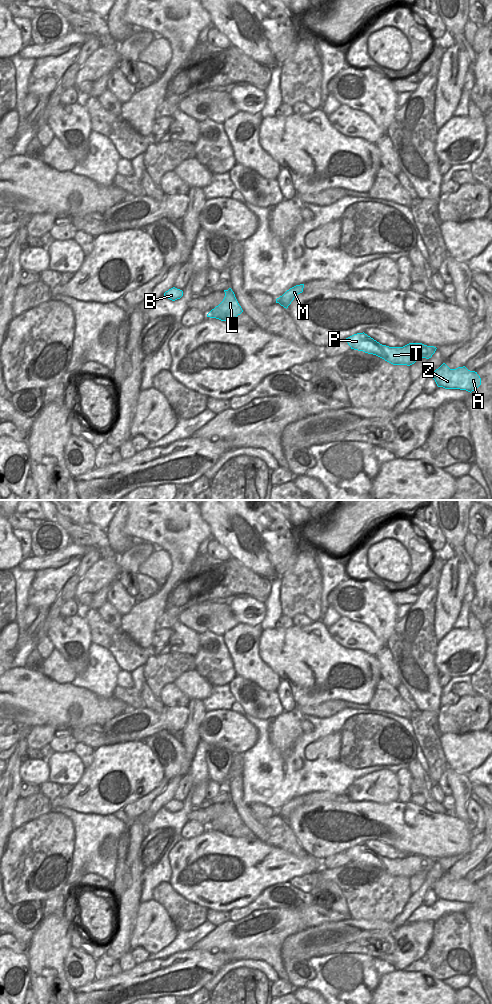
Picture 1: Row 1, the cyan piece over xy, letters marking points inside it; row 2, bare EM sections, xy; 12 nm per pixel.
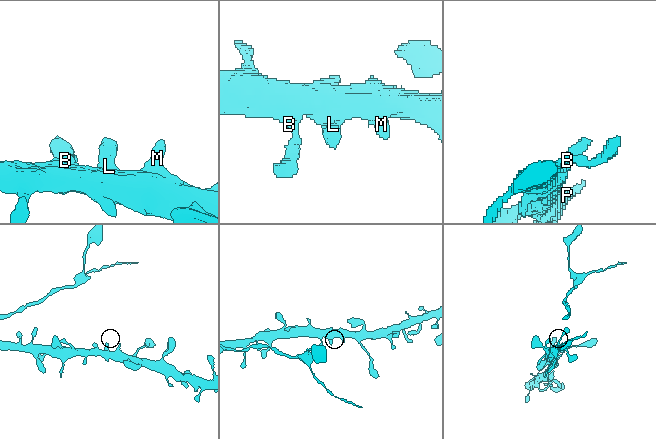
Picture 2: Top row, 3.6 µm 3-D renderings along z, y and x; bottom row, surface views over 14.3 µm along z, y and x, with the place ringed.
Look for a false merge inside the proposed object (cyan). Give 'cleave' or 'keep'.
keep

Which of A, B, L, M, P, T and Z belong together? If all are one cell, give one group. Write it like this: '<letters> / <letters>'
A B L M P T Z

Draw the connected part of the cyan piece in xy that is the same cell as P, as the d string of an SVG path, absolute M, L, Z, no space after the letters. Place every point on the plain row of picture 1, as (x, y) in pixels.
M364 844L354 846L346 850L345 853L351 861L376 867L393 877L410 878L422 870L431 870L437 861L422 855L409 855L403 859L389 859L380 856Z

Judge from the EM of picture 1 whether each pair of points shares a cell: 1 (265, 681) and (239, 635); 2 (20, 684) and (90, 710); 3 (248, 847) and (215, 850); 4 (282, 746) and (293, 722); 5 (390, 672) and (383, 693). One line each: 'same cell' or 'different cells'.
1: same cell
2: same cell
3: same cell
4: same cell
5: different cells

